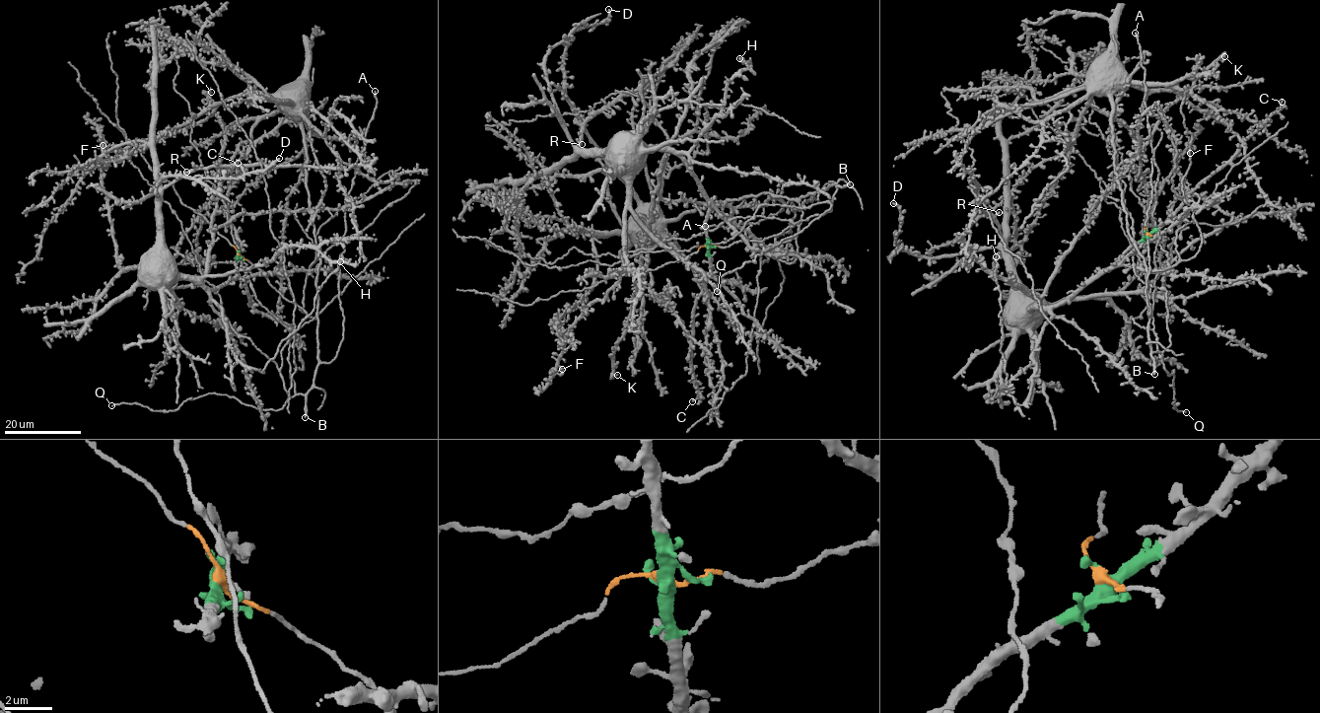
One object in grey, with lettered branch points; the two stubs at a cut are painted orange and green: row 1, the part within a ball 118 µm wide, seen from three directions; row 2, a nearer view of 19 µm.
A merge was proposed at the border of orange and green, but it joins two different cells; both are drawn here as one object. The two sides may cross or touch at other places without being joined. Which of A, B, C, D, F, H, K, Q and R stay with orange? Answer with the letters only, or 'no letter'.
A, B, Q

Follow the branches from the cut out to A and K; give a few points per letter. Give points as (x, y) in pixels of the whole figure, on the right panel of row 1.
A: (1147, 234), (1169, 258), (1169, 267), (1146, 276), (1148, 316), (1146, 225), (1153, 154), (1135, 33)
K: (1147, 234), (1065, 300), (1040, 305), (1057, 262), (1089, 223), (1117, 172), (1148, 139), (1161, 112), (1224, 56)

